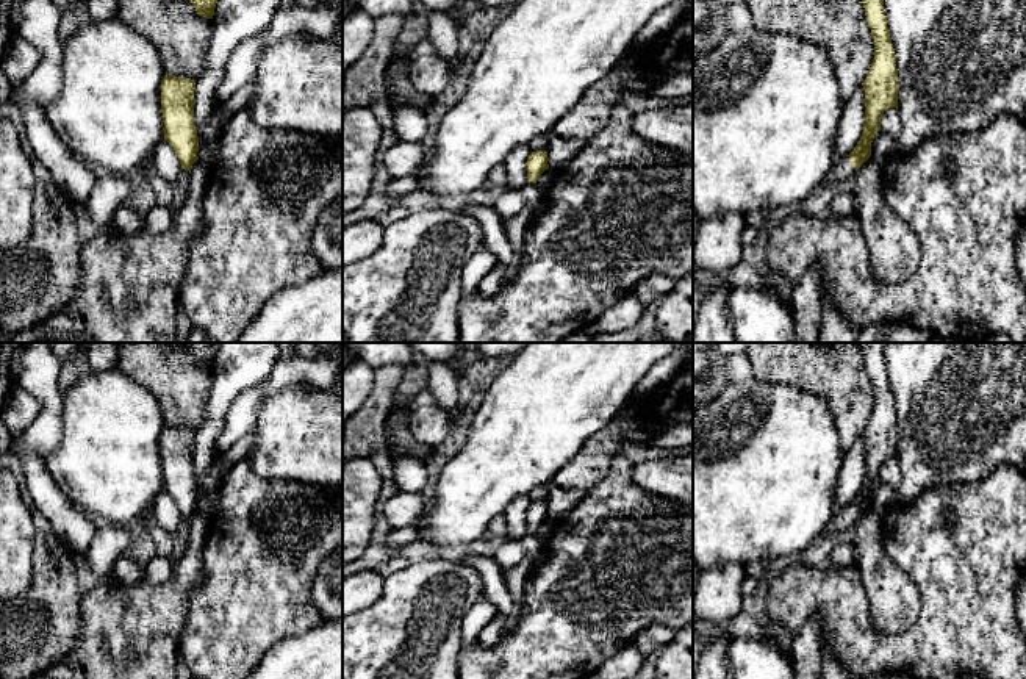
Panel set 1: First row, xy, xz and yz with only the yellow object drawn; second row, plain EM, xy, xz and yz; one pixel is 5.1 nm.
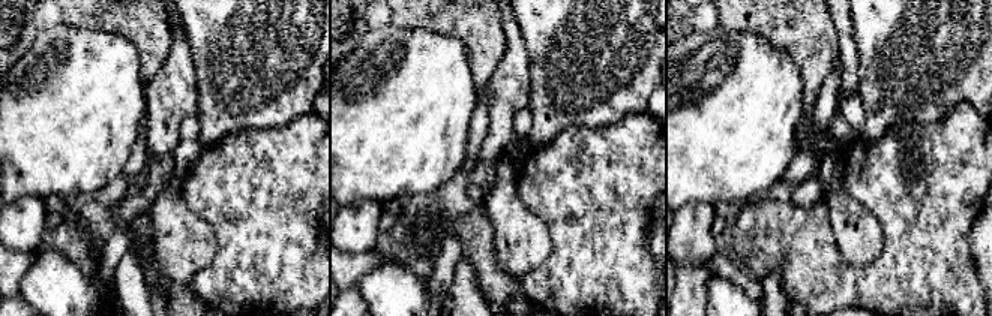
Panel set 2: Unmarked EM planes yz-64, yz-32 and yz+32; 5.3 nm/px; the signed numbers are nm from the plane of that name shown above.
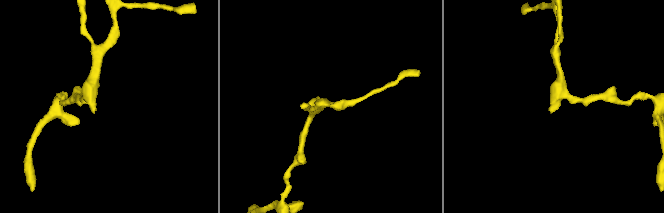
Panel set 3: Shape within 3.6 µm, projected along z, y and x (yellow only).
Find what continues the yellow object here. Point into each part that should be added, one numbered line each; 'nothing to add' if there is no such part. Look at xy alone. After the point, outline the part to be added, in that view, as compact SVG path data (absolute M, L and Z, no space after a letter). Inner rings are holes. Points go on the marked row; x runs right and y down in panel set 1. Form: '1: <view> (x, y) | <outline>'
nothing to add

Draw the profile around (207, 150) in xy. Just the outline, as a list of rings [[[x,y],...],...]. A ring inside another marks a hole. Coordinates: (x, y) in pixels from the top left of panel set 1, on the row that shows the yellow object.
[[[222,127],[216,130],[211,139],[199,144],[197,156],[206,167],[211,167],[214,164],[221,133]]]

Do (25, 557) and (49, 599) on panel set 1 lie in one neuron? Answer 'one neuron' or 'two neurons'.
two neurons

